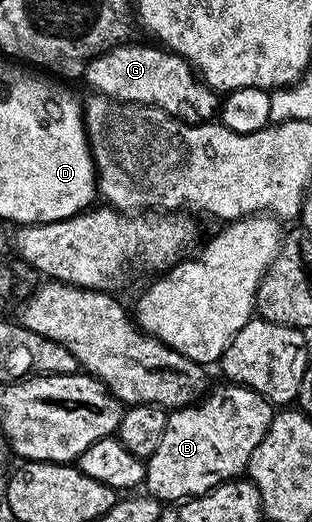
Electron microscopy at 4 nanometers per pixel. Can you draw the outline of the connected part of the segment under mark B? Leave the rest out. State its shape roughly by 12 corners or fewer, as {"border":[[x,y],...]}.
{"border":[[224,382],[168,412],[143,487],[161,502],[247,473],[274,405]]}

